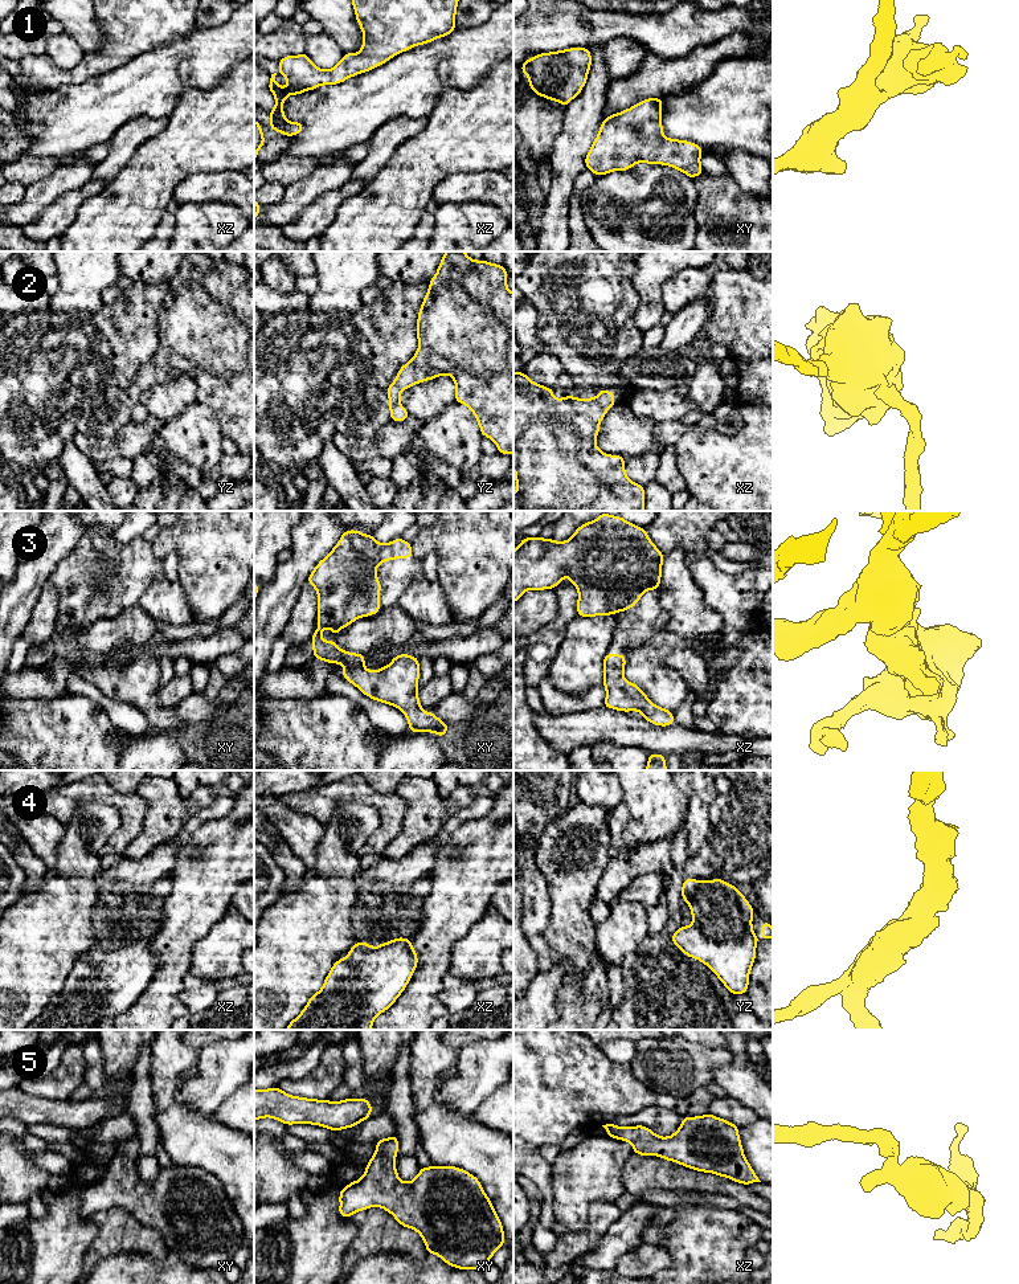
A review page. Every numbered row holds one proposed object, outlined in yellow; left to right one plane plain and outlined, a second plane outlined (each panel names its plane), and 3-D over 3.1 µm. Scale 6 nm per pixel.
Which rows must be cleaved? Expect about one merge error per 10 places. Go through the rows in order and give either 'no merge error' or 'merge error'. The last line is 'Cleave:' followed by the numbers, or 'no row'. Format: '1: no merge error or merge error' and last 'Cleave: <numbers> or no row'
1: no merge error
2: no merge error
3: no merge error
4: no merge error
5: no merge error
Cleave: no row

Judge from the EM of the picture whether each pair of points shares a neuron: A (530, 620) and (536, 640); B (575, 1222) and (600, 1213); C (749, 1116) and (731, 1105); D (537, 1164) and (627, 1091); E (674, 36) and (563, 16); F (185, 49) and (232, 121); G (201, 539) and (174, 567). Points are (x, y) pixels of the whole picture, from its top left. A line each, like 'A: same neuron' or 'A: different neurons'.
A: different neurons
B: different neurons
C: same neuron
D: different neurons
E: same neuron
F: different neurons
G: different neurons

